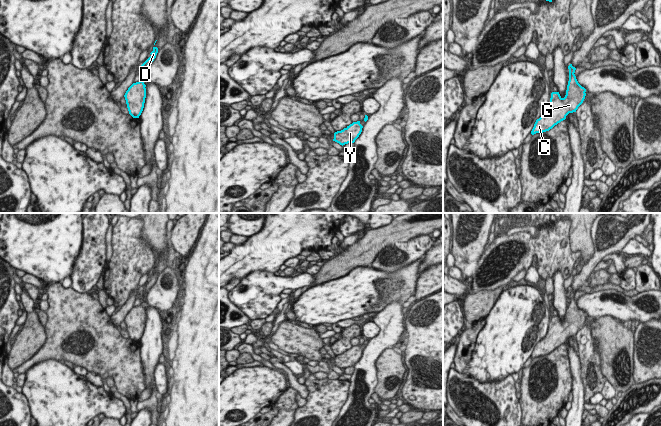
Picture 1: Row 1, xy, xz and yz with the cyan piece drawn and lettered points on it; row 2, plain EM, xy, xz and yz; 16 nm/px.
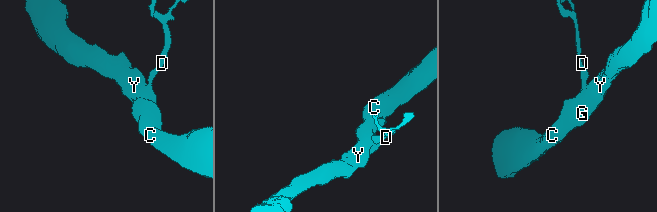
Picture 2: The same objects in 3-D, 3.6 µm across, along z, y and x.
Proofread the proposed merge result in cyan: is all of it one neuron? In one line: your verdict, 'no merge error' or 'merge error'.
no merge error

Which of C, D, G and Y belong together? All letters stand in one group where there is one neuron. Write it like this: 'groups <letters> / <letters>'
groups C D G Y

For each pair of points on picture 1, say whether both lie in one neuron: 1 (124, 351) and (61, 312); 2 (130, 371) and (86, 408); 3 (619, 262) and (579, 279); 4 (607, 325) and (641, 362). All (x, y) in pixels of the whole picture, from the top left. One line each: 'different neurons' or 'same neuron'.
1: same neuron
2: different neurons
3: different neurons
4: different neurons

